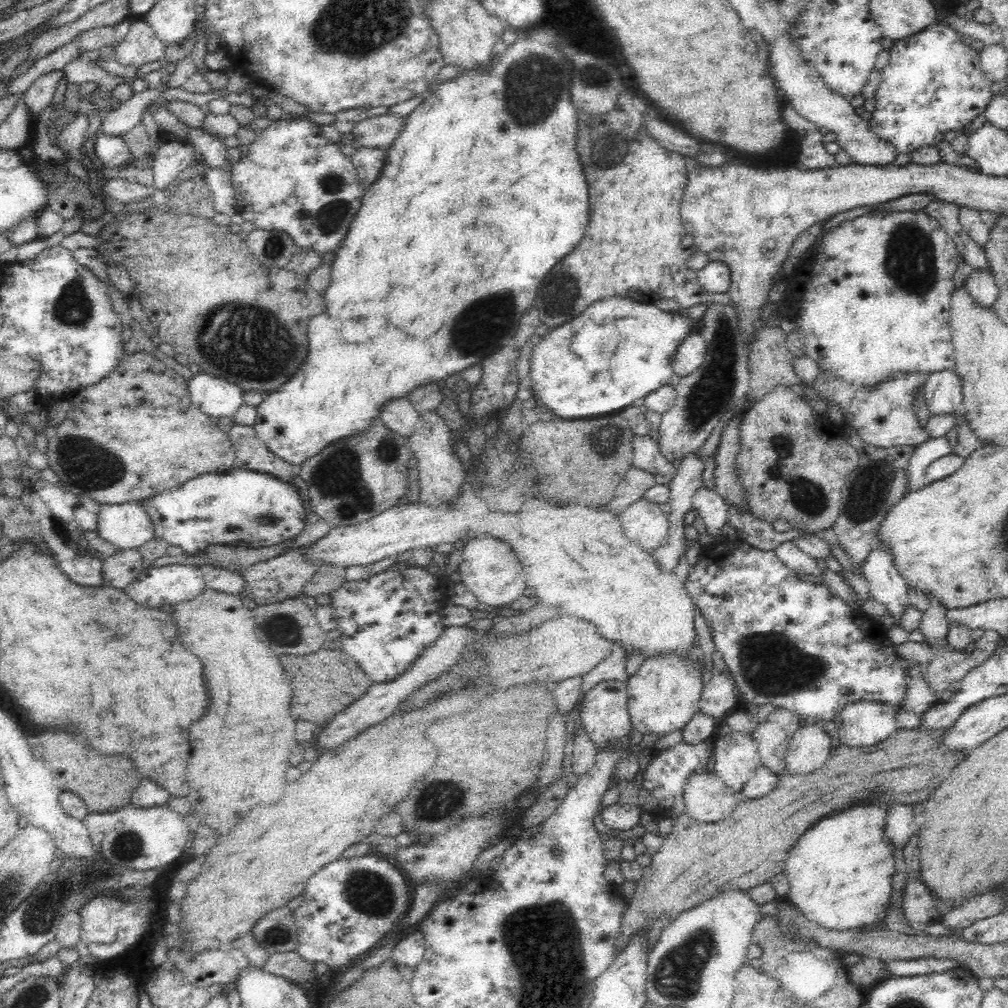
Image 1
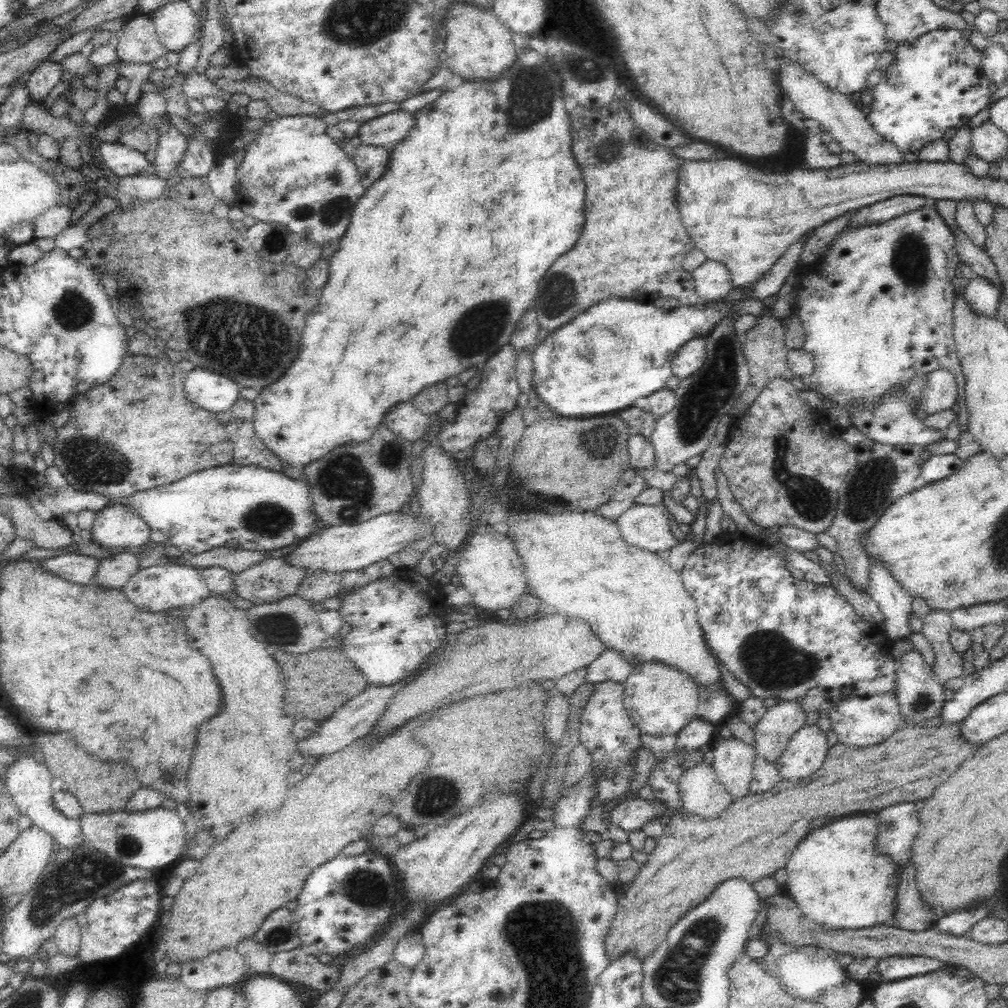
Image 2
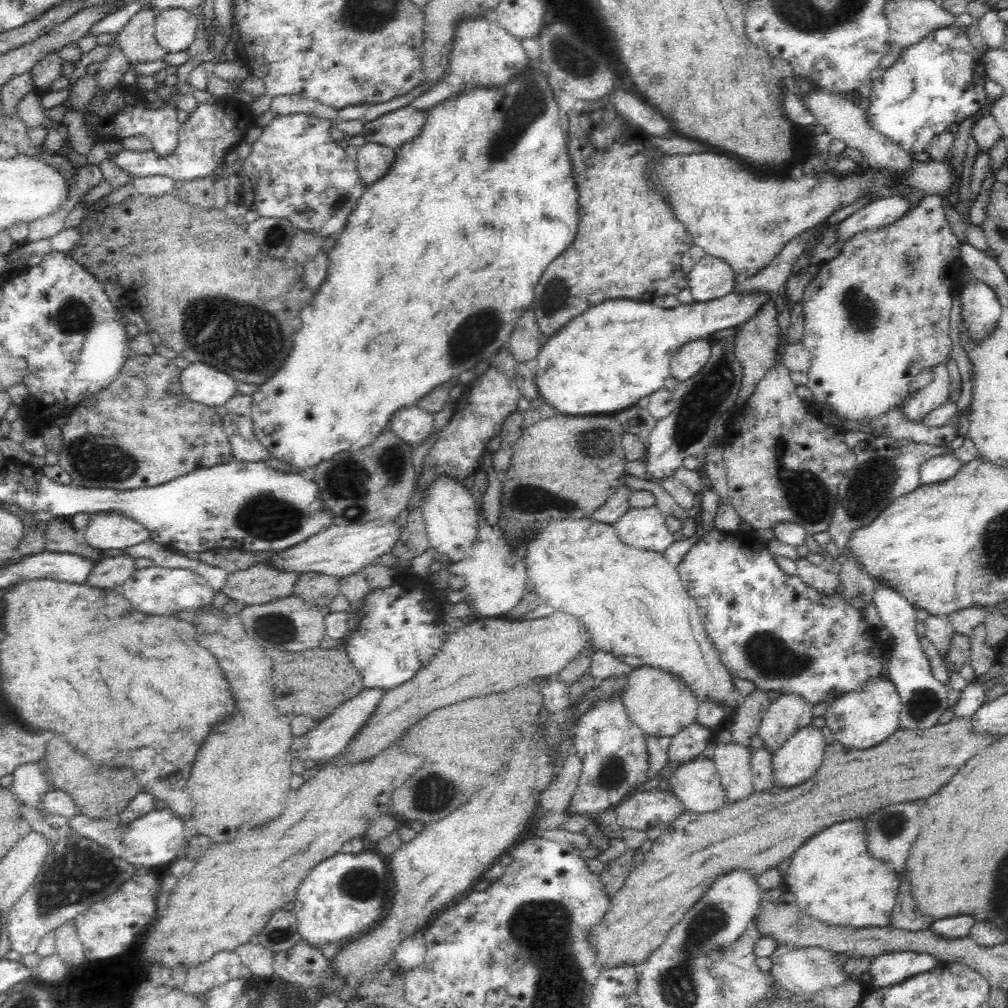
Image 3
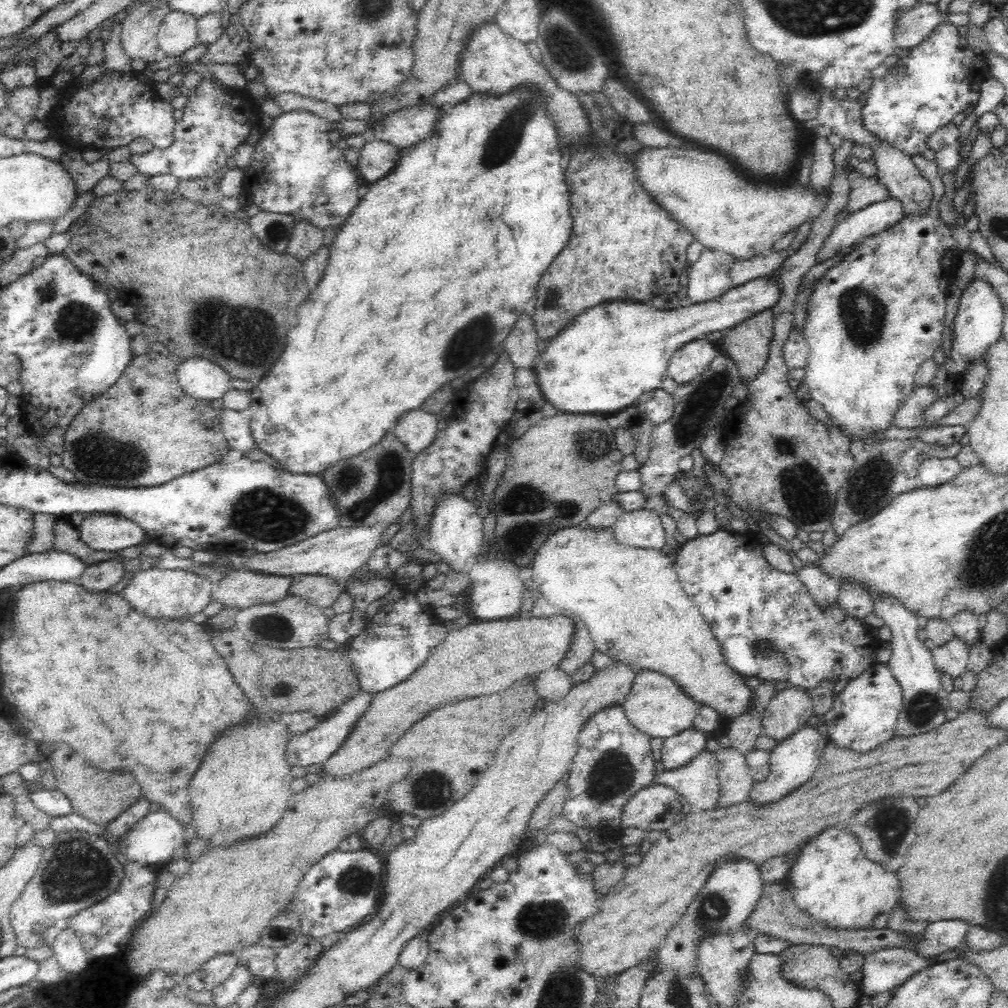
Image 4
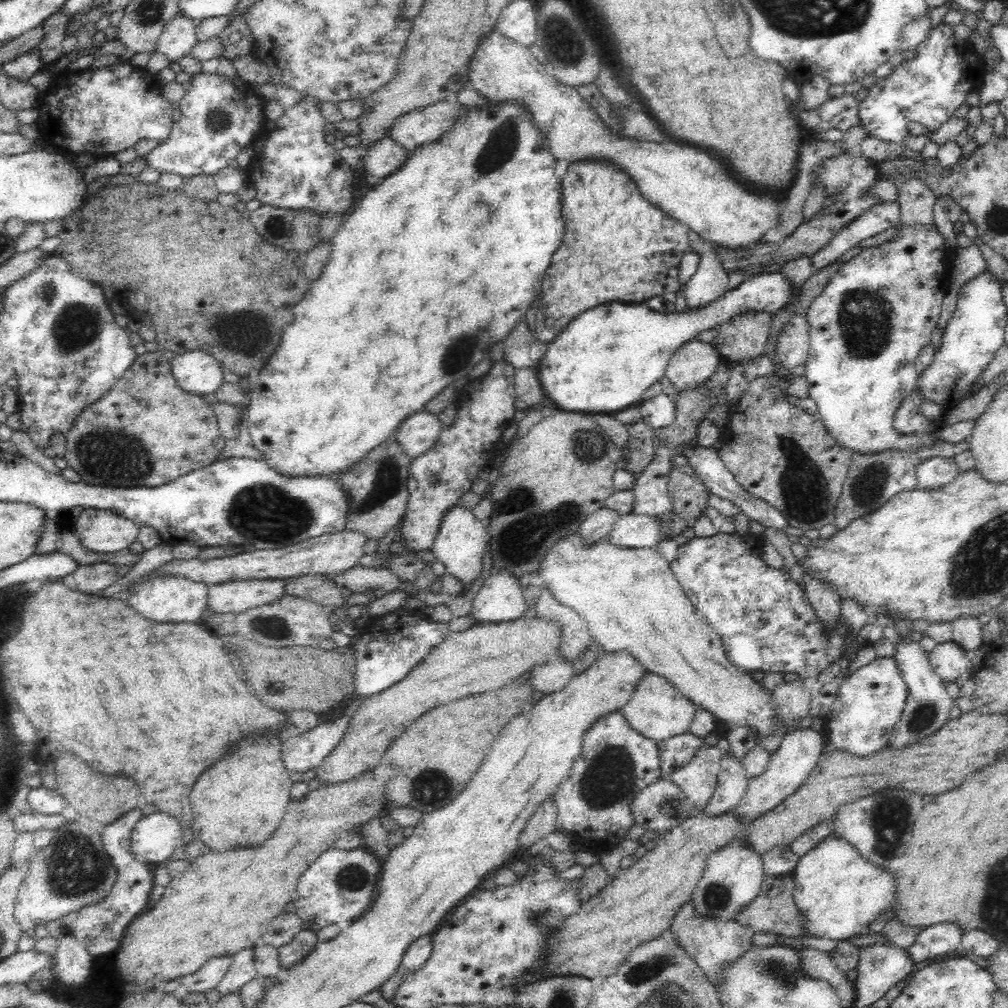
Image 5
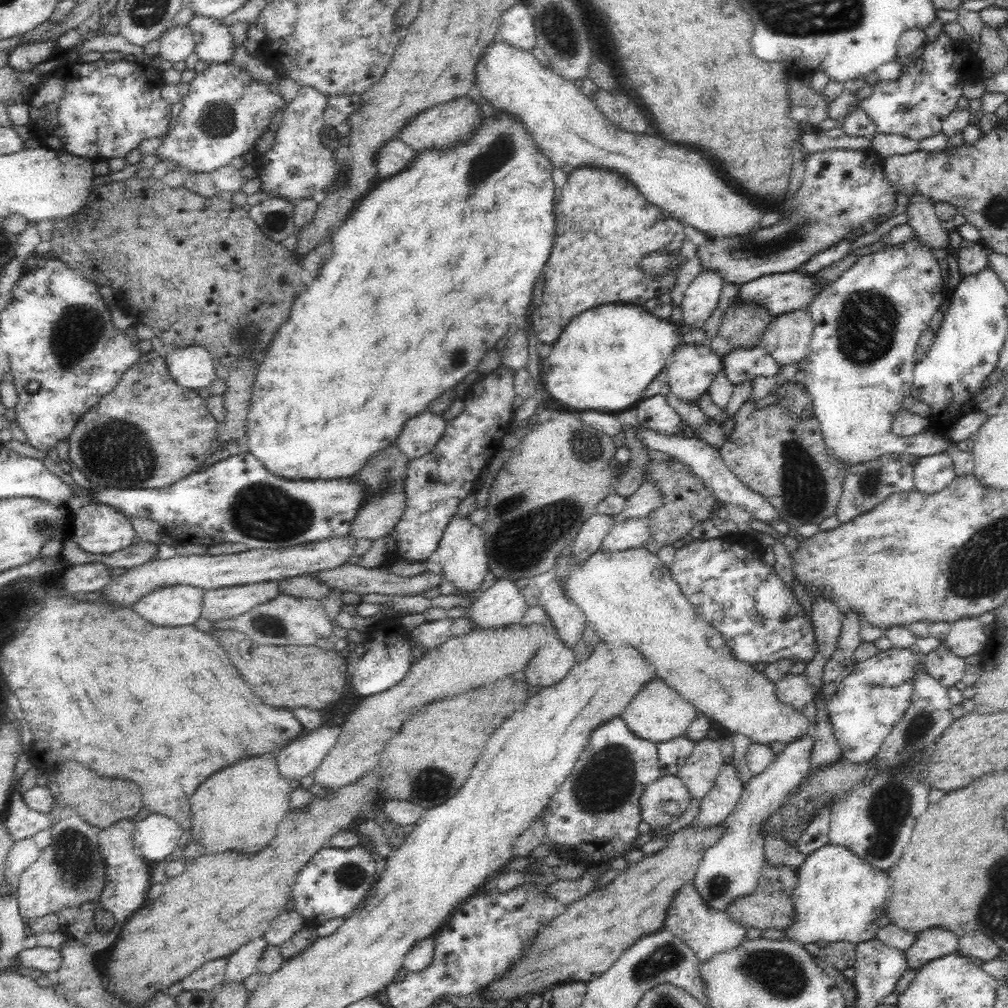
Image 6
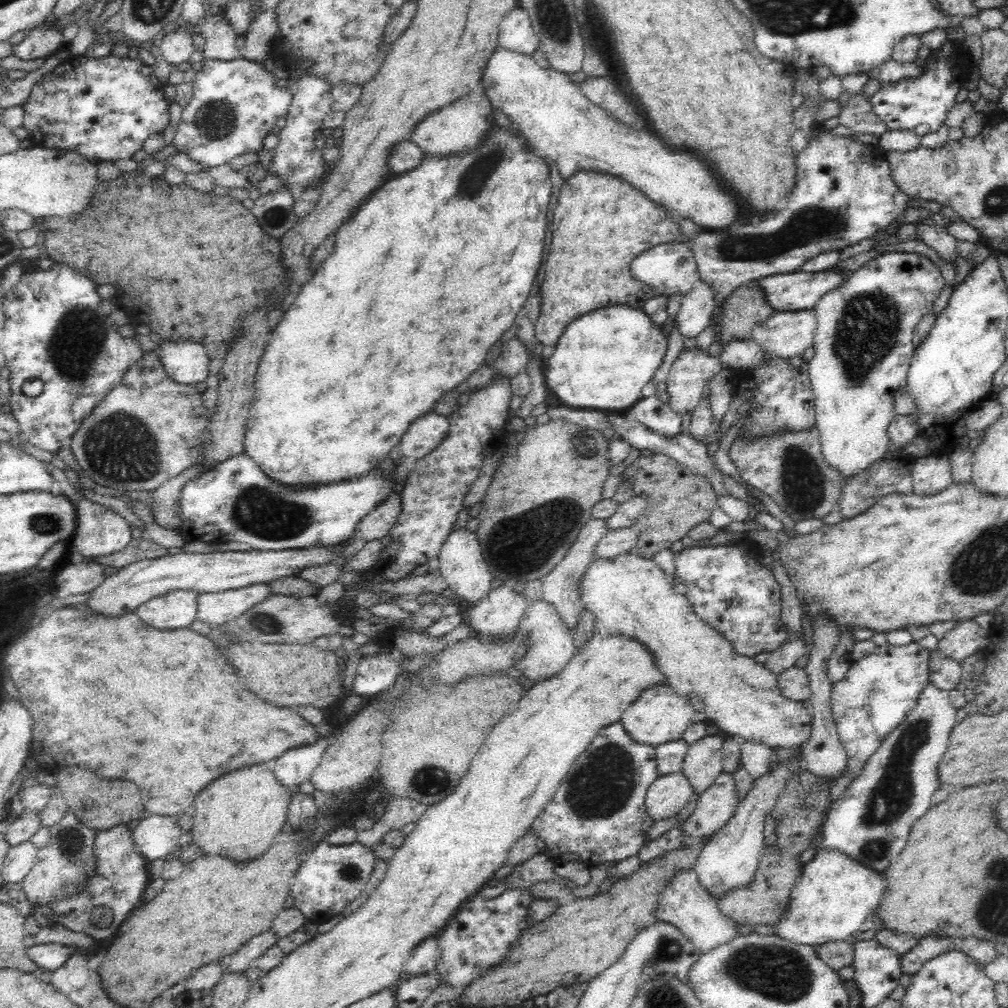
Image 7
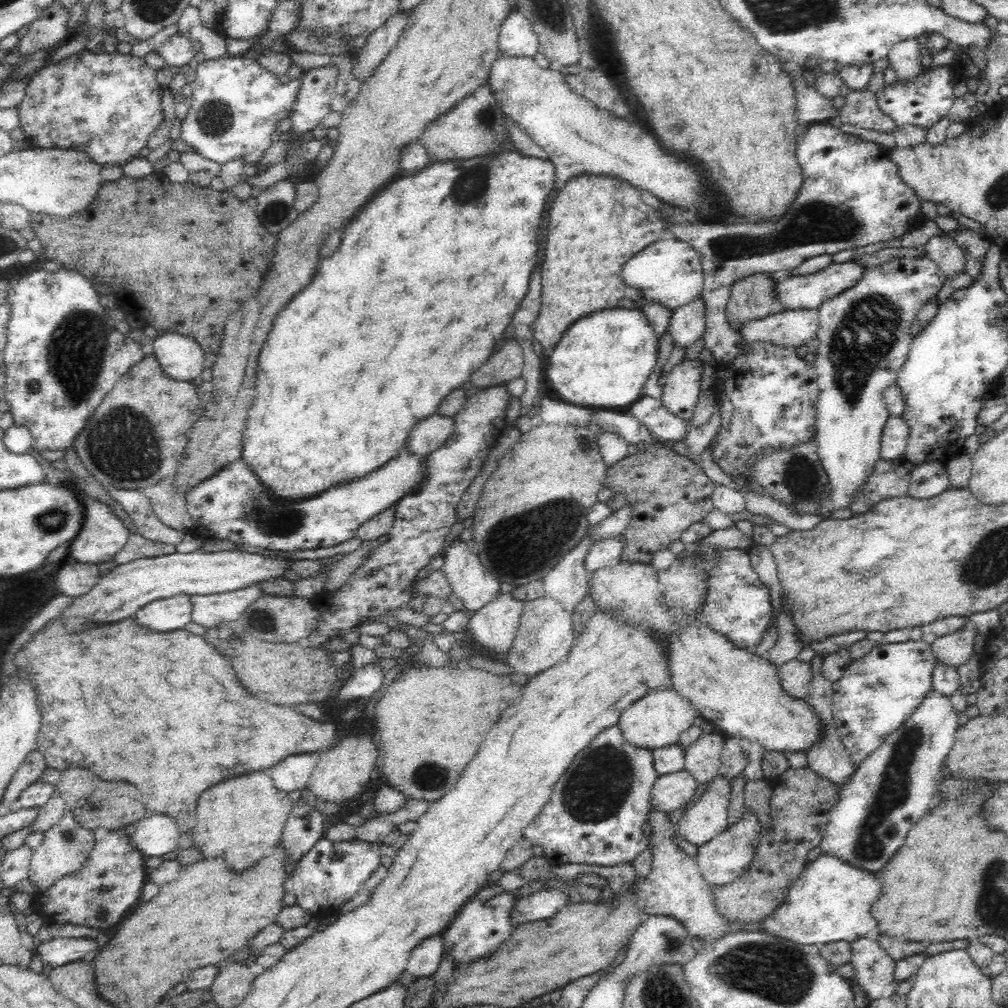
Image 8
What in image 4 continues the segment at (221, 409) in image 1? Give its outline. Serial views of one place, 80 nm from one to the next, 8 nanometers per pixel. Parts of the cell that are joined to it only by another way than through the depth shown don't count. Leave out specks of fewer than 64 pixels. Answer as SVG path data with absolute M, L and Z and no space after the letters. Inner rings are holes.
M201 356L182 359L176 366L176 376L182 390L196 400L218 400L231 388L231 376Z

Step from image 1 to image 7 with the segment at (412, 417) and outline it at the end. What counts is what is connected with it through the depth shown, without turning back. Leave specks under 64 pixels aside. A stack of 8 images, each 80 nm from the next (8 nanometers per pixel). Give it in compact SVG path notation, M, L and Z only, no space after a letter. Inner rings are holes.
M434 412L422 415L406 429L396 452L400 456L422 458L439 446L448 429L449 417Z

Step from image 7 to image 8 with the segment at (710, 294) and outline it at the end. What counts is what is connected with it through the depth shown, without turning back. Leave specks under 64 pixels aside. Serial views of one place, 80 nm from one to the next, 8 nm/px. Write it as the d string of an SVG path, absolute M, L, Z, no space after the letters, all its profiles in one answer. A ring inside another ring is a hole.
M702 295L695 296L692 302L675 310L669 320L669 333L673 346L692 346L701 338L706 328L706 304Z

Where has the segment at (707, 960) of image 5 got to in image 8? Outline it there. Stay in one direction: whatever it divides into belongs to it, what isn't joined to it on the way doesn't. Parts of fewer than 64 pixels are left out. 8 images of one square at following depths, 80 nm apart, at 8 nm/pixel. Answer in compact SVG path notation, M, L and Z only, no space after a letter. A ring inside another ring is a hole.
M659 810L648 812L648 822L652 825L652 833L648 836L648 848L653 855L652 866L646 878L636 881L634 895L636 903L646 911L646 914L657 914L658 916L669 916L681 922L688 935L696 939L702 939L704 943L718 941L726 934L731 933L726 920L715 907L714 895L710 885L703 880L699 872L695 857L684 853L672 841L672 837L678 833L677 825L670 823L668 814Z

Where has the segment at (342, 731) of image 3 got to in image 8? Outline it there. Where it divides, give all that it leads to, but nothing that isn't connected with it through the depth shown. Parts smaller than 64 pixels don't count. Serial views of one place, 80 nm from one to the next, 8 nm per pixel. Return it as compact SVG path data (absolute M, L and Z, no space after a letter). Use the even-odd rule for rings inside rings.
M318 751L295 754L275 764L269 772L277 790L292 794L306 788L319 756Z

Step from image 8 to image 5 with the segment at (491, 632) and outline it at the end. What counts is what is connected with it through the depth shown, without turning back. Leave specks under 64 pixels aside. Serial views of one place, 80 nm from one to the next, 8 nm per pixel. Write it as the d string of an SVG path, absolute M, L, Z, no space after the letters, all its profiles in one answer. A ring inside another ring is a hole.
M493 568L488 572L484 584L473 599L471 610L468 614L478 623L501 623L510 622L523 616L527 609L524 601L523 589L518 581L518 577L506 569L495 570Z

